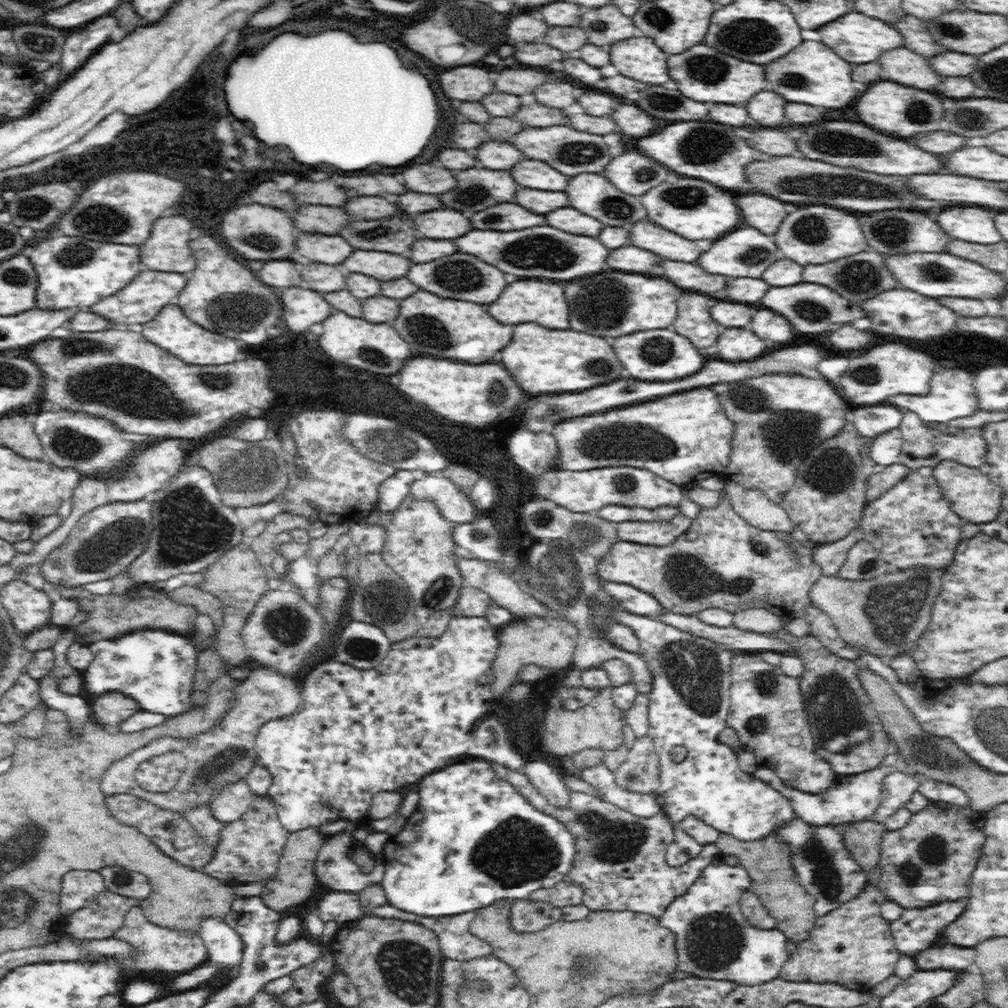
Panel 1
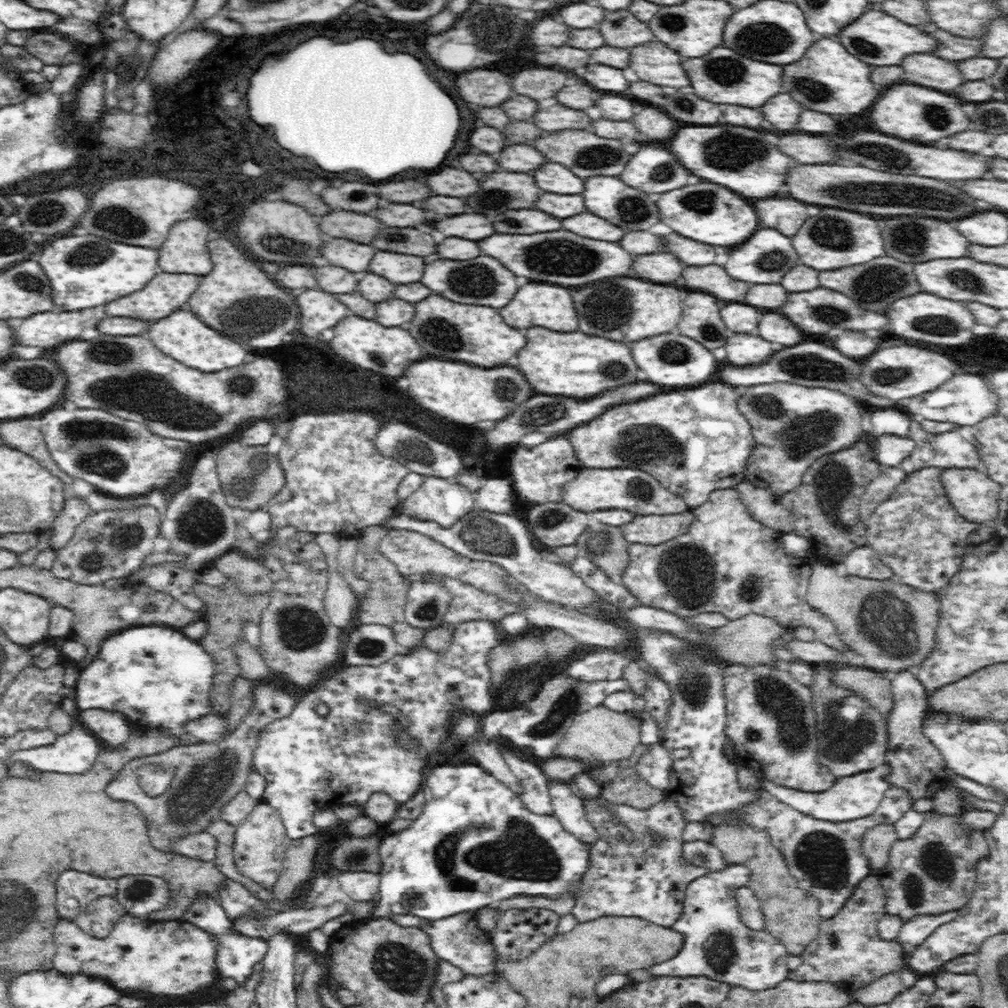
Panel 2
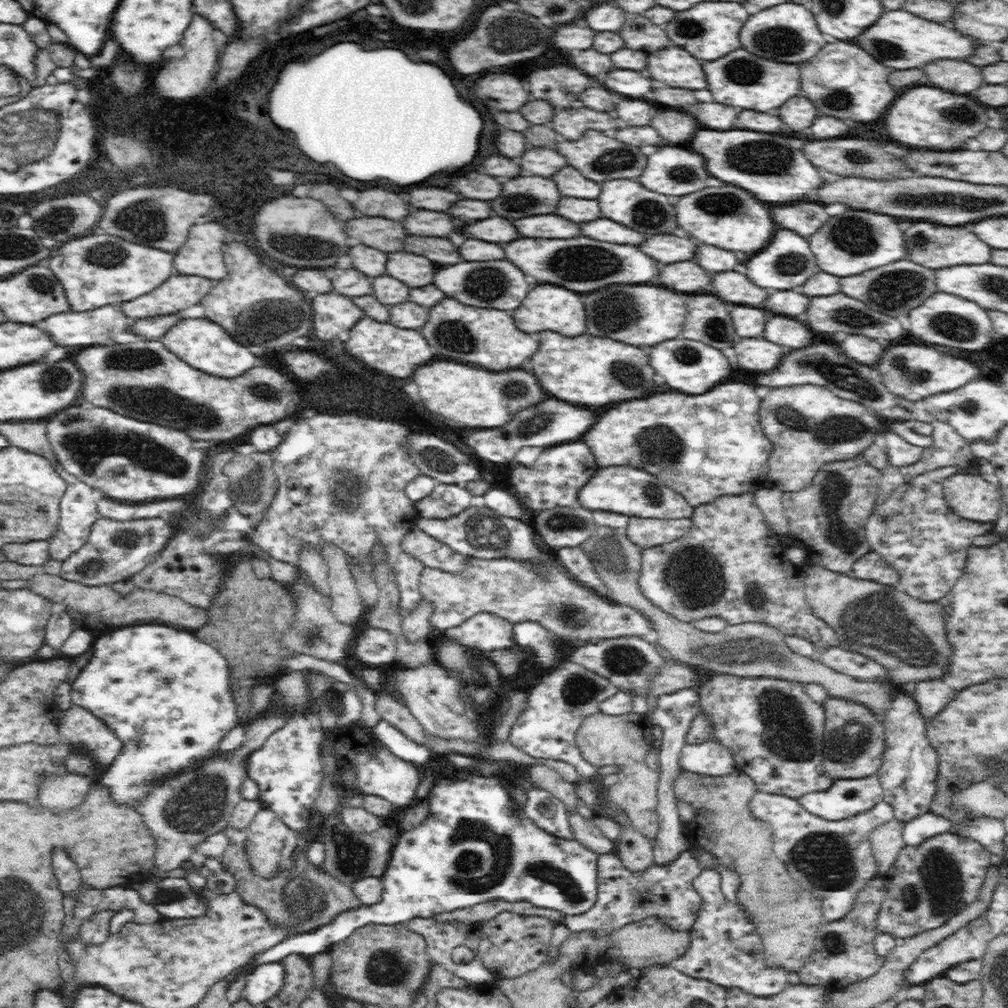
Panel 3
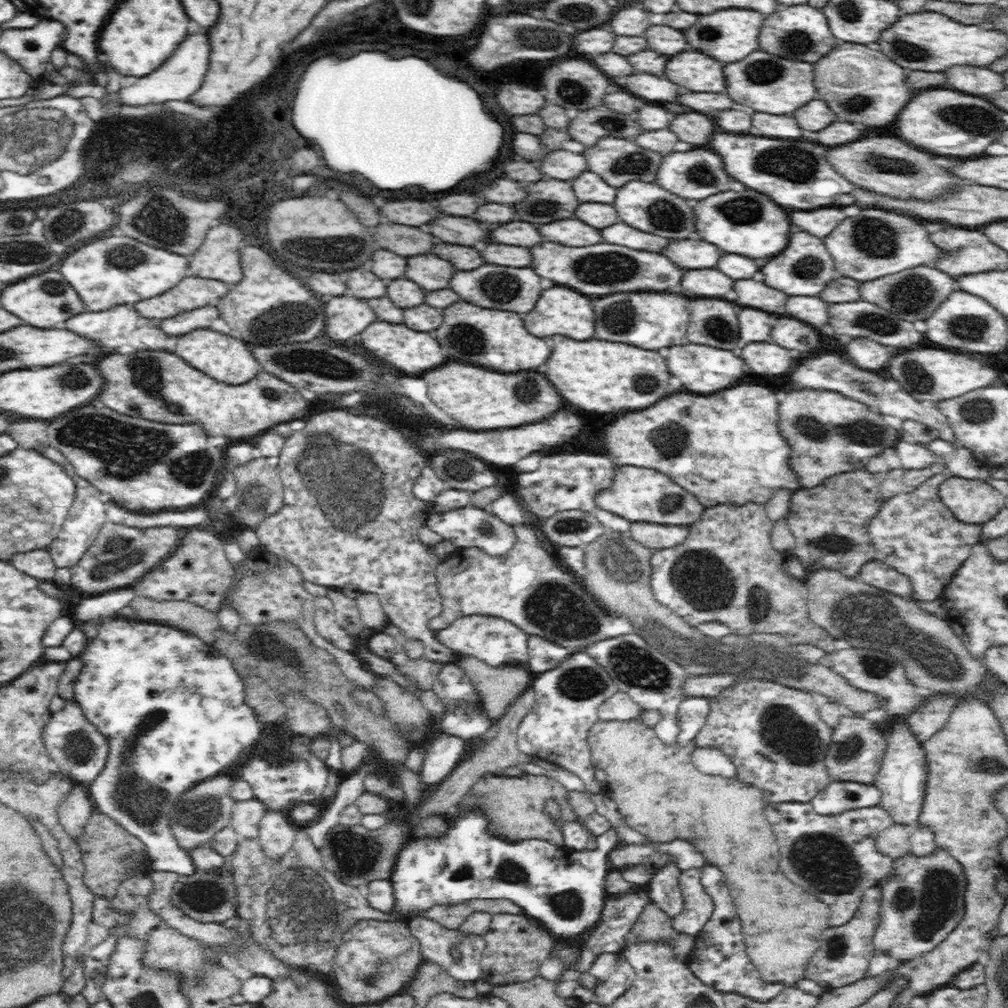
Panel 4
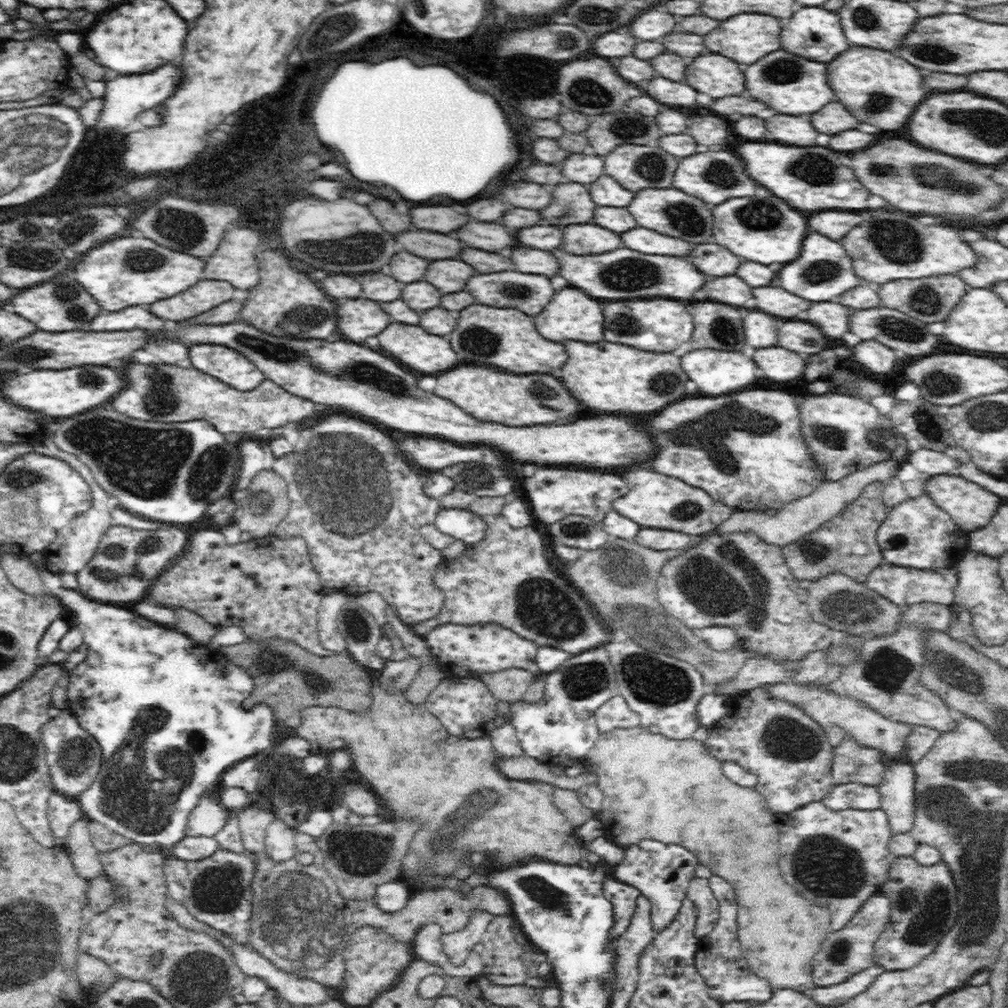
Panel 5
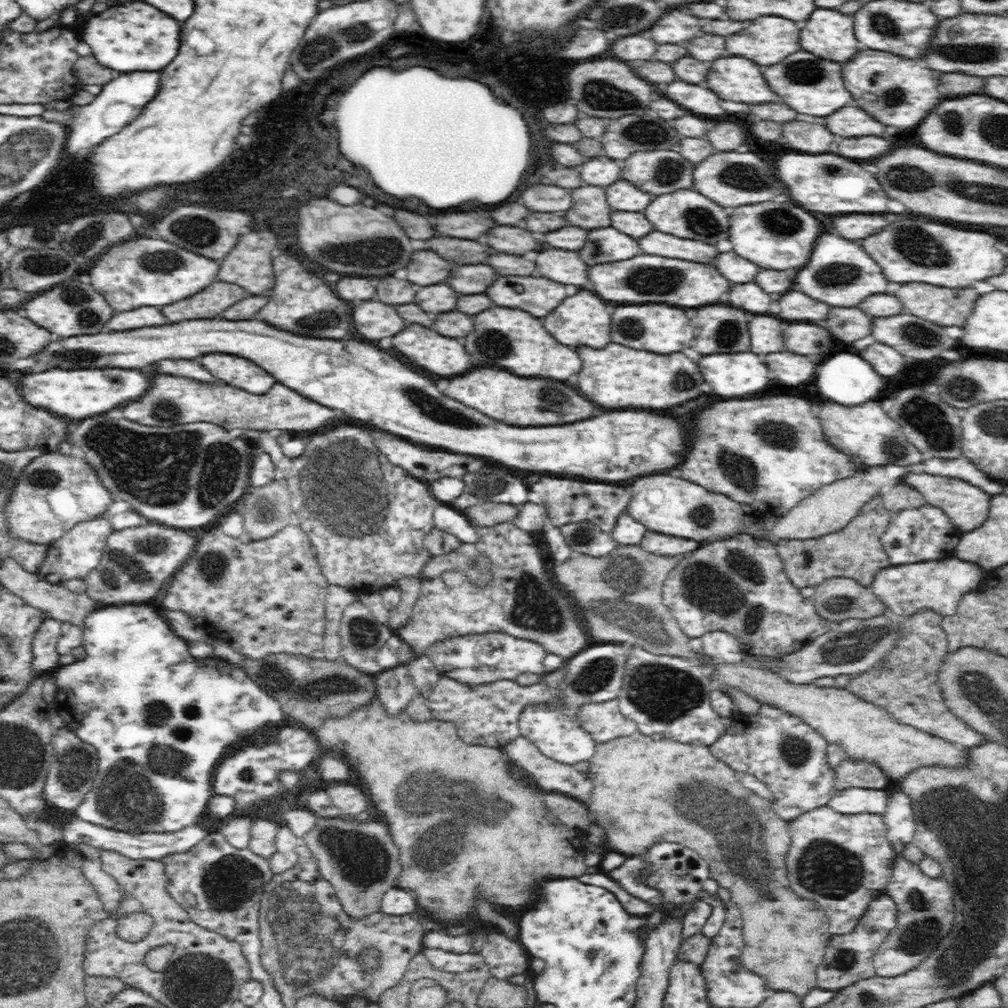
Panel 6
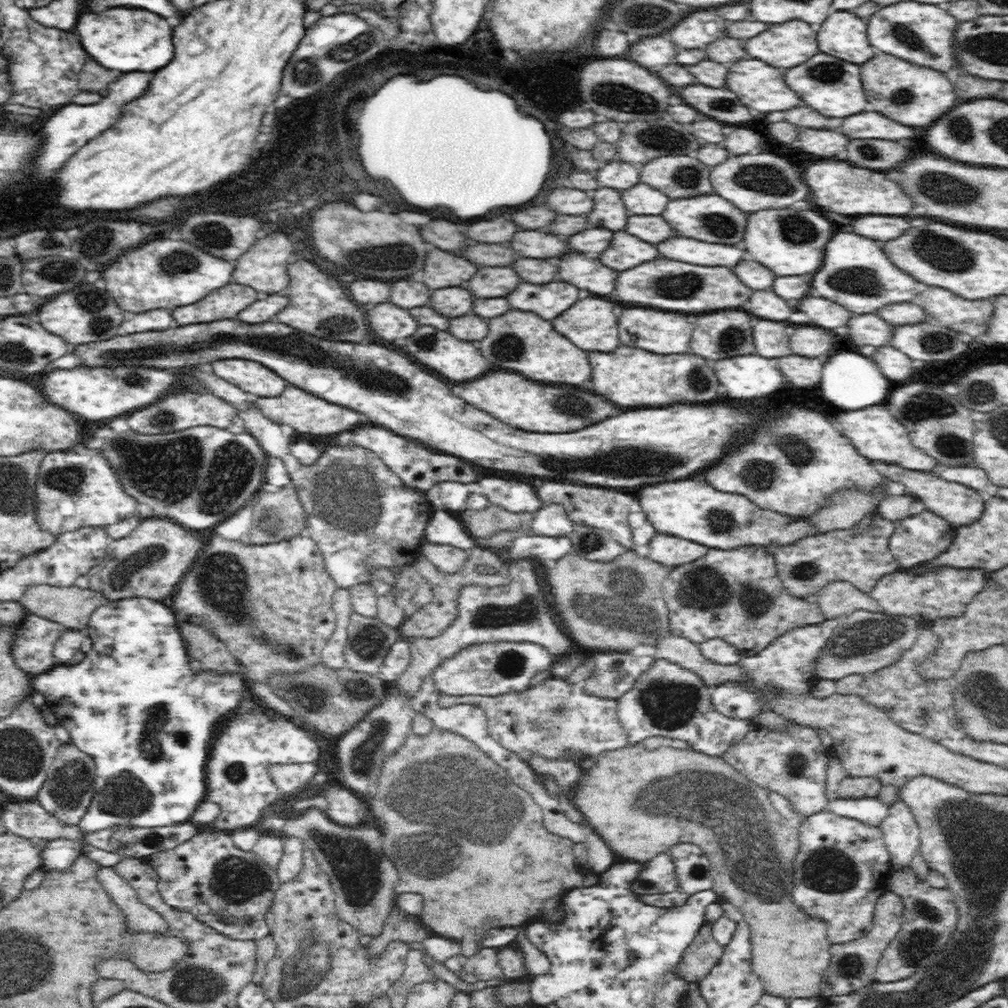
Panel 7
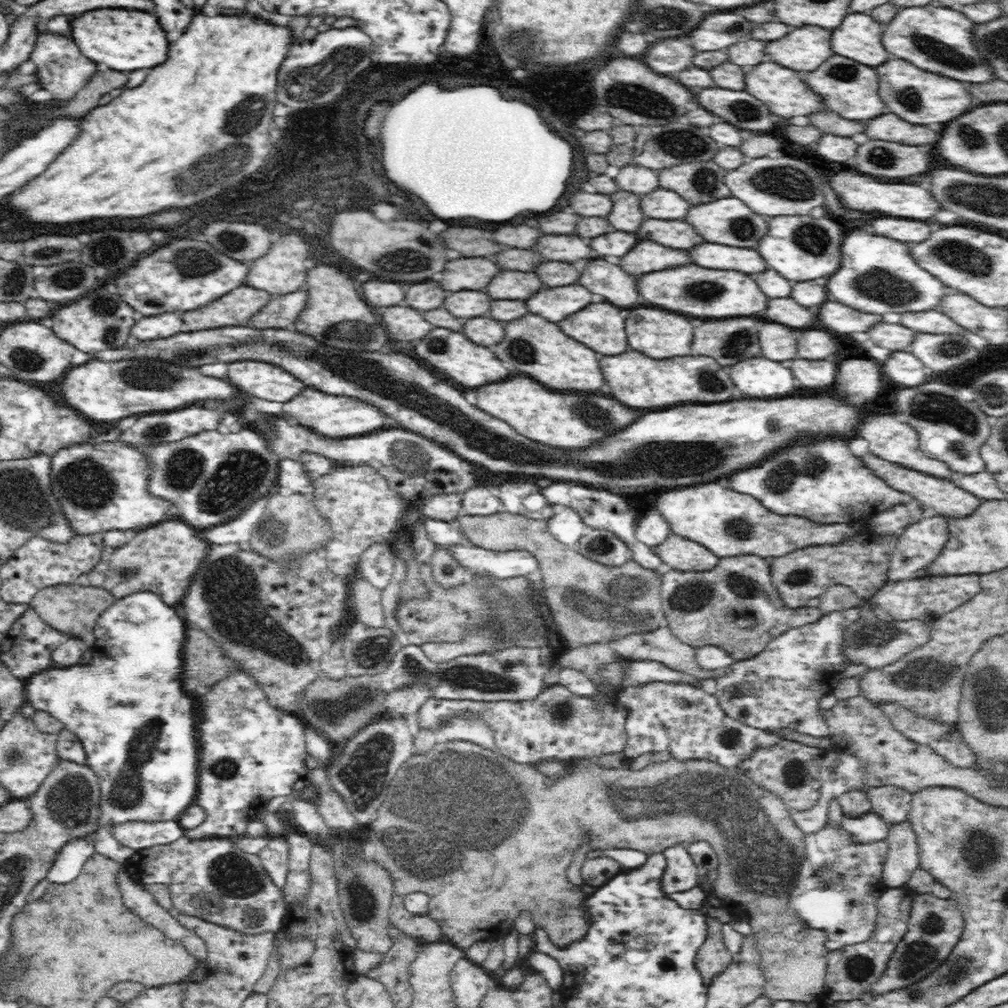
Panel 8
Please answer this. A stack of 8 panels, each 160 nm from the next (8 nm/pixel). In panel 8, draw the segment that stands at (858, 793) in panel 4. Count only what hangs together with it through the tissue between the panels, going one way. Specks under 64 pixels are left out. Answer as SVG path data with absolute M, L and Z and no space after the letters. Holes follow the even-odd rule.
M872 812L859 818L844 815L843 830L855 844L870 844L886 840L889 836L889 828L880 816Z

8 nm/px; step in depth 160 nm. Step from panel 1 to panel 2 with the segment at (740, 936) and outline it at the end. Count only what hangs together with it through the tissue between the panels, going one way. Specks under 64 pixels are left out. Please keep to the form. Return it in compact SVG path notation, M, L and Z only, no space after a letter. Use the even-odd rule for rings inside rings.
M732 865L730 869L727 871L716 872L715 874L707 874L700 876L694 880L690 884L688 884L688 888L686 891L686 898L684 900L684 910L683 916L680 917L678 923L675 924L673 930L675 932L680 932L684 936L684 945L682 950L678 952L676 956L673 956L671 959L665 960L660 964L657 964L654 967L648 967L648 974L652 971L650 976L673 976L673 977L708 977L712 980L719 980L721 983L726 983L731 985L732 987L744 987L747 988L749 991L767 991L771 988L776 988L780 982L784 982L784 980L788 979L789 969L786 968L786 964L788 964L788 952L785 950L785 946L782 946L778 941L773 940L772 936L766 932L756 931L748 928L745 924L740 921L740 915L738 911L738 905L735 903L736 900L733 900L729 896L729 891L731 889L740 888L742 884L748 884L748 878L750 878L750 872L746 867L741 865Z

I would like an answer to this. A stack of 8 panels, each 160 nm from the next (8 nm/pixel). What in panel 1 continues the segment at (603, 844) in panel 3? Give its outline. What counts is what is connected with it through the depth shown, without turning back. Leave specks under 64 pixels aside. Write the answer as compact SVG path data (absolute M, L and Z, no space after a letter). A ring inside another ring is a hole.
M526 762L522 766L522 773L538 789L540 794L548 798L548 803L556 807L568 807L571 792L566 789L564 781L560 779L556 767L548 762Z

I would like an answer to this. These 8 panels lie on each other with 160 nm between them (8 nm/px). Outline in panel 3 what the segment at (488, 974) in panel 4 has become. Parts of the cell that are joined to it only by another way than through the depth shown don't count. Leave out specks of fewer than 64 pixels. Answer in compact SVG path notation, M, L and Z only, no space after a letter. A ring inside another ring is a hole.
M502 912L479 924L482 940L476 955L494 975L495 980L520 977L522 973L532 972L542 962L546 962L557 924L557 921L544 916L522 916L513 912Z

